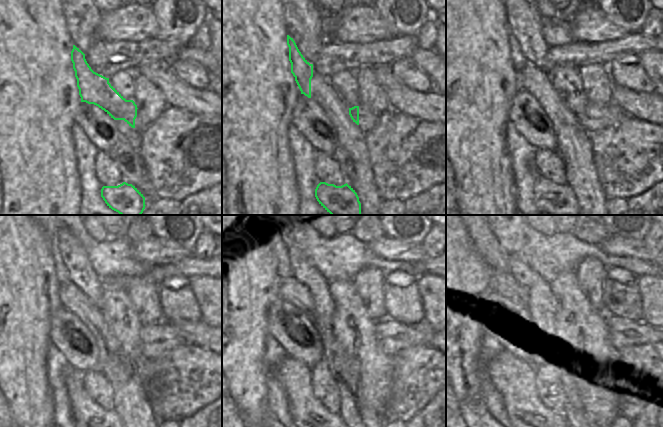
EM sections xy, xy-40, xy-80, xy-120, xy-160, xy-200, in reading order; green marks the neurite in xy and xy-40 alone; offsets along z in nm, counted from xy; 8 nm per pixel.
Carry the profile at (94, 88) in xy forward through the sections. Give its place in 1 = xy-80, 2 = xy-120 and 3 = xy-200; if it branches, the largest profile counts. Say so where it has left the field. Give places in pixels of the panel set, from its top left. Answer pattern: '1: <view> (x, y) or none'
1: xy-80 (519, 60)
2: xy-120 (61, 271)
3: xy-200 (486, 243)

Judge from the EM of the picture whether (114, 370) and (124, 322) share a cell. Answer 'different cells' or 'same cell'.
different cells

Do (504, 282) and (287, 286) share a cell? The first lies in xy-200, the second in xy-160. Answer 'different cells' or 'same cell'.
same cell

